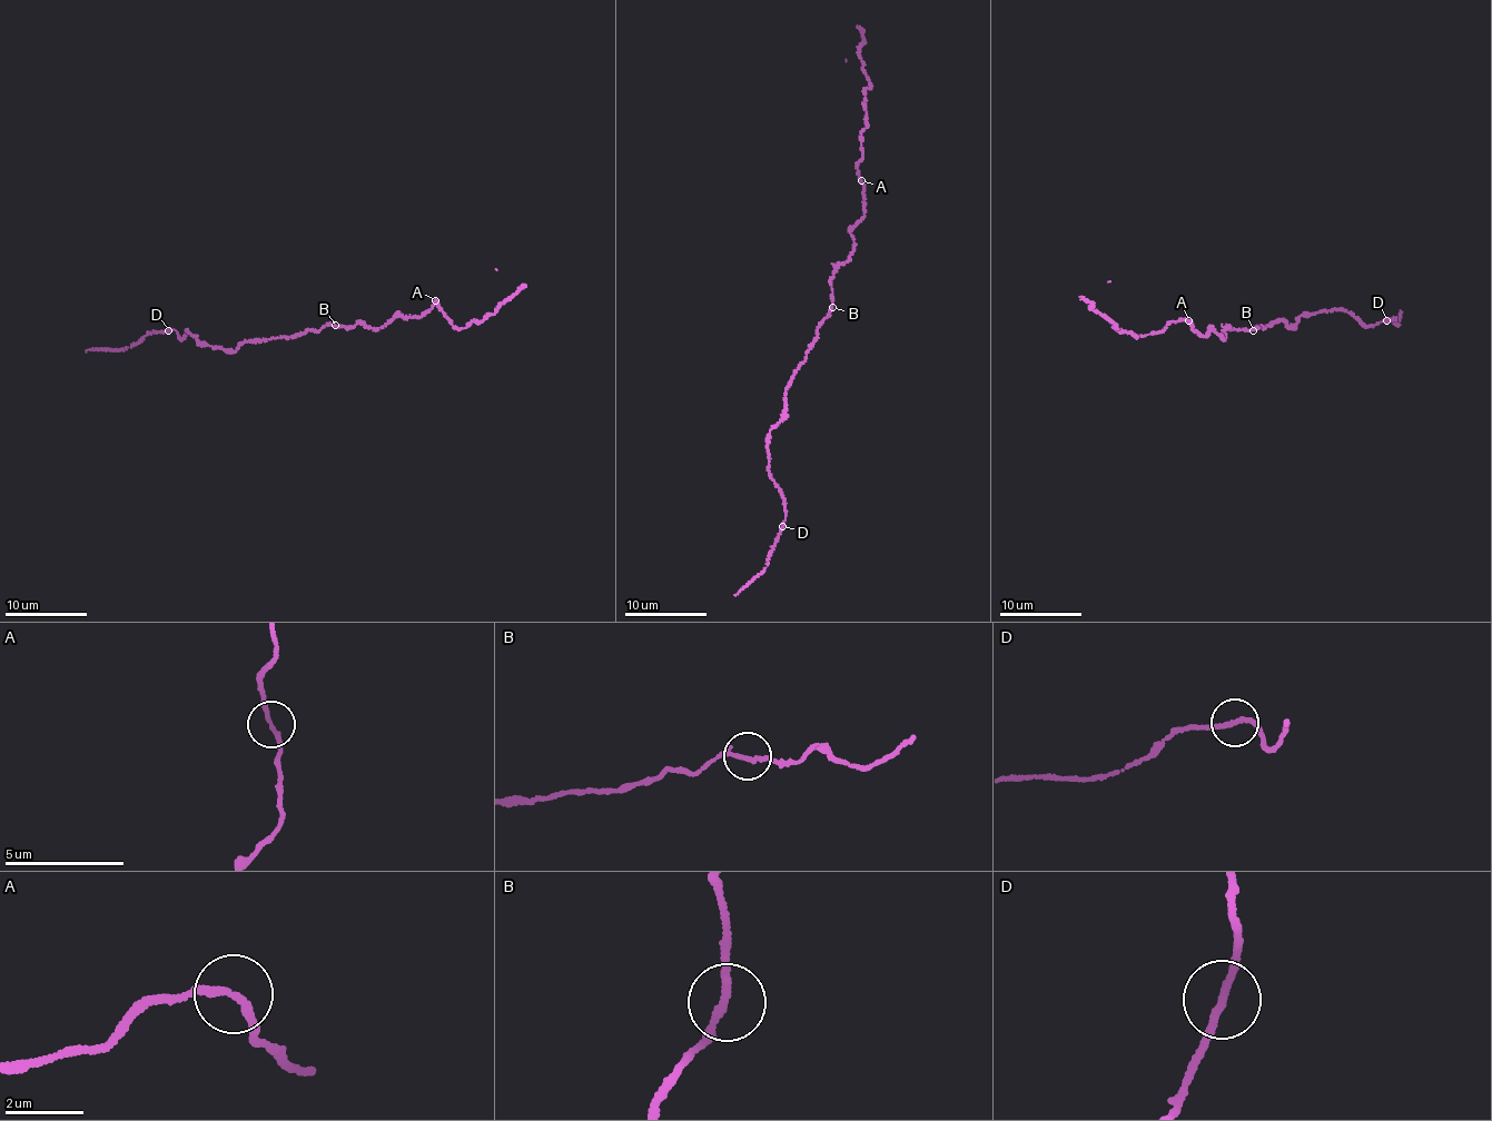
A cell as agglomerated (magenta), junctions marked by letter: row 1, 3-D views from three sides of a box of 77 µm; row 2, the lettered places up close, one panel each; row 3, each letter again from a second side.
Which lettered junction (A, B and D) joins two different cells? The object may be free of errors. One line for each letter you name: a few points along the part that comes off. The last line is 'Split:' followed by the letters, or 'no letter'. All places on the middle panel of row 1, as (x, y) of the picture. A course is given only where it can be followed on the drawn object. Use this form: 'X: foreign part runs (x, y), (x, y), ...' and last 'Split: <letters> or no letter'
Split: no letter

